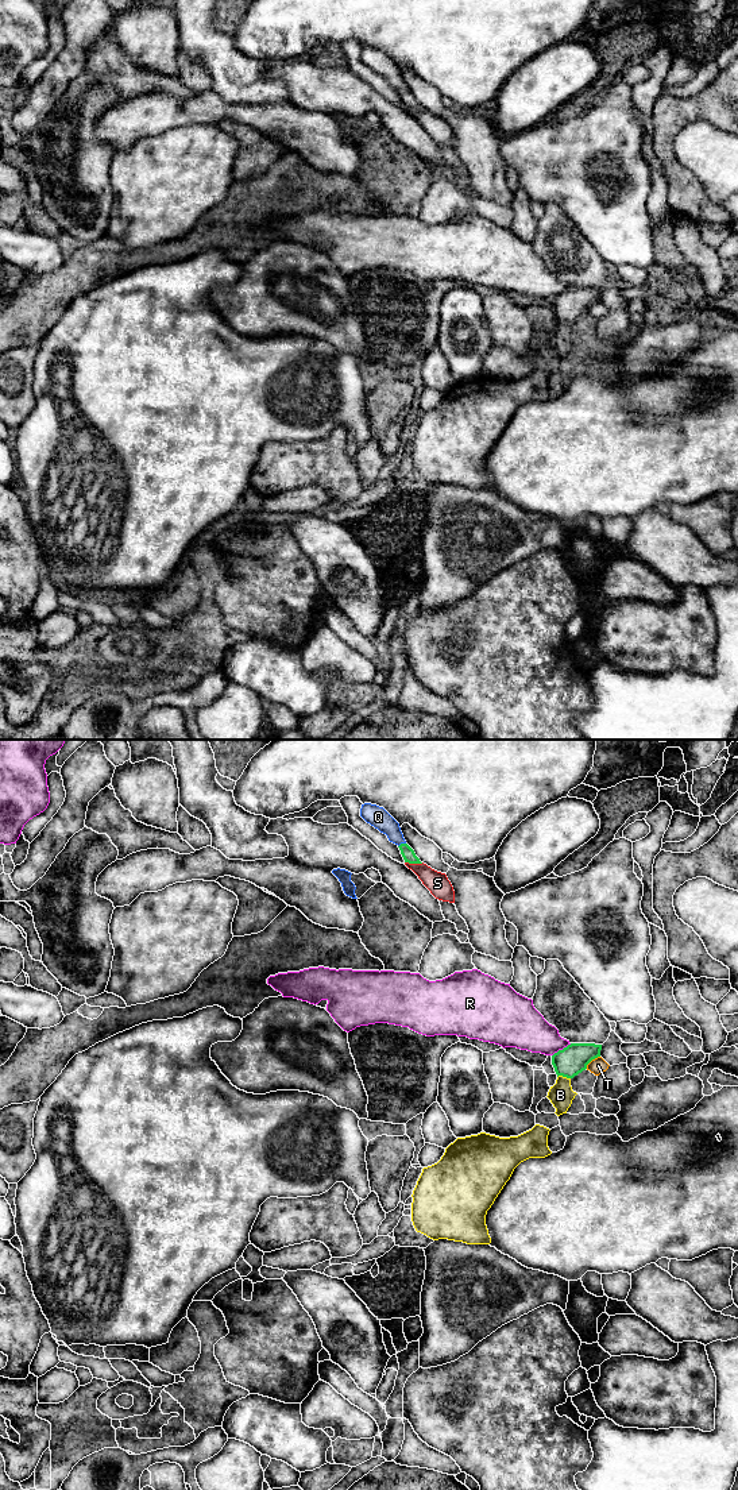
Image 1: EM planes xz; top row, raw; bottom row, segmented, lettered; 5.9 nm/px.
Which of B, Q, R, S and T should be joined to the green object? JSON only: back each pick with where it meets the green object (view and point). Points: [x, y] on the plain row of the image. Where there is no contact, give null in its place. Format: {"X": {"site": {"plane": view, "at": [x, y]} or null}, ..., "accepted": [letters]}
{"B": {"site": {"plane": "xz", "at": [564, 320]}}, "accepted": ["B"]}

